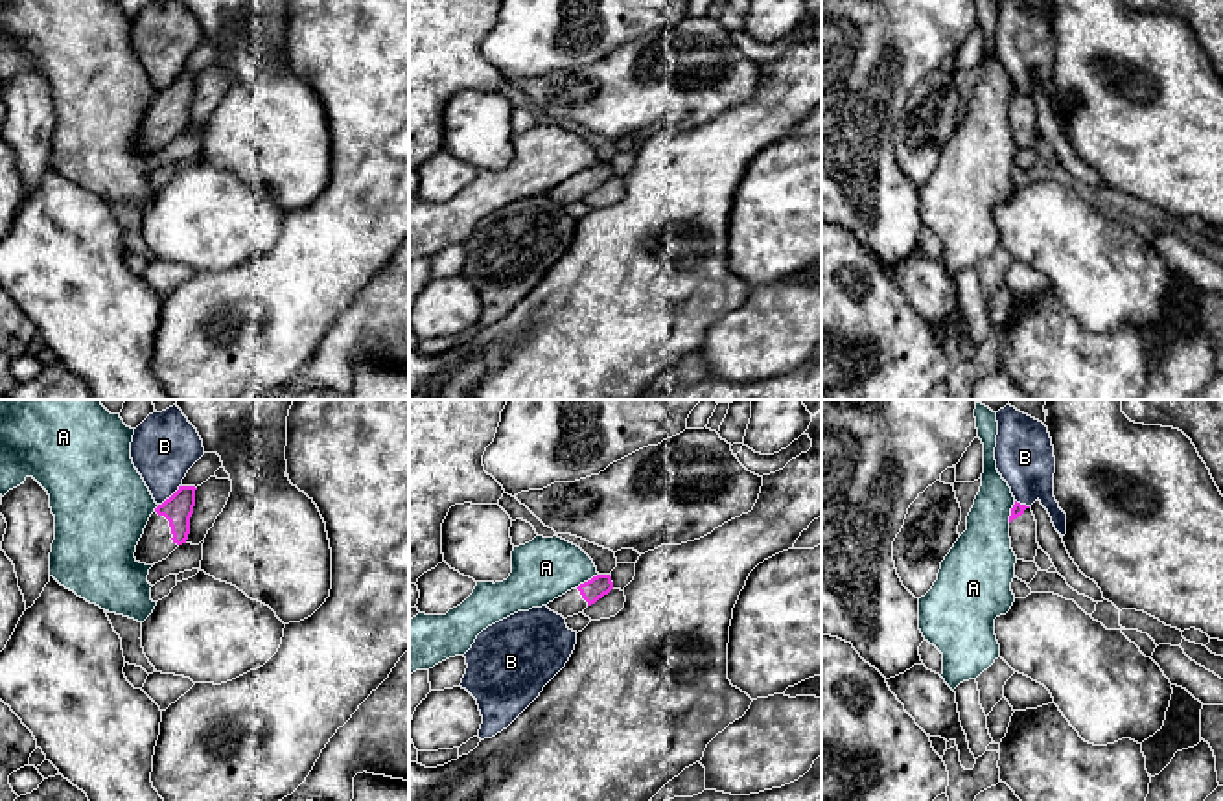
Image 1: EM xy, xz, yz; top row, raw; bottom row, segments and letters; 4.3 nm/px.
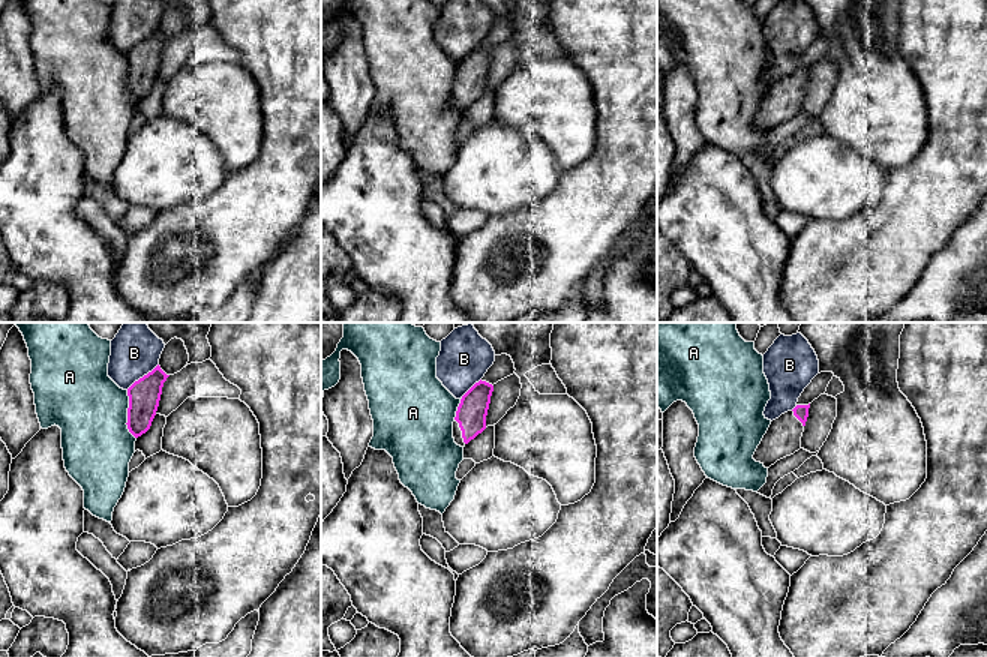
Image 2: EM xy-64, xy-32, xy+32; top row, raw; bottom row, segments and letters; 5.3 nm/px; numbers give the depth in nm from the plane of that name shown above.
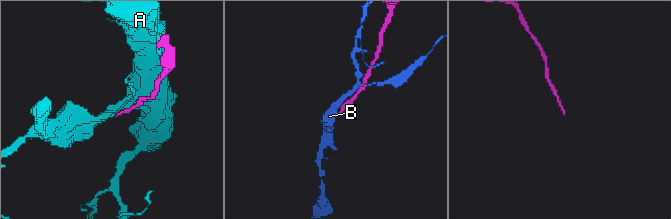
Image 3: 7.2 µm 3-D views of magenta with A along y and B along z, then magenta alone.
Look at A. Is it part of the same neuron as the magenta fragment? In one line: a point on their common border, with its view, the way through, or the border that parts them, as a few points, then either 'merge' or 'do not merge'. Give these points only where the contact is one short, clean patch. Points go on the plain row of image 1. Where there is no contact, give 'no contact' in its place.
contact xz (588, 168); border xz (597, 161), (577, 175); do not merge

